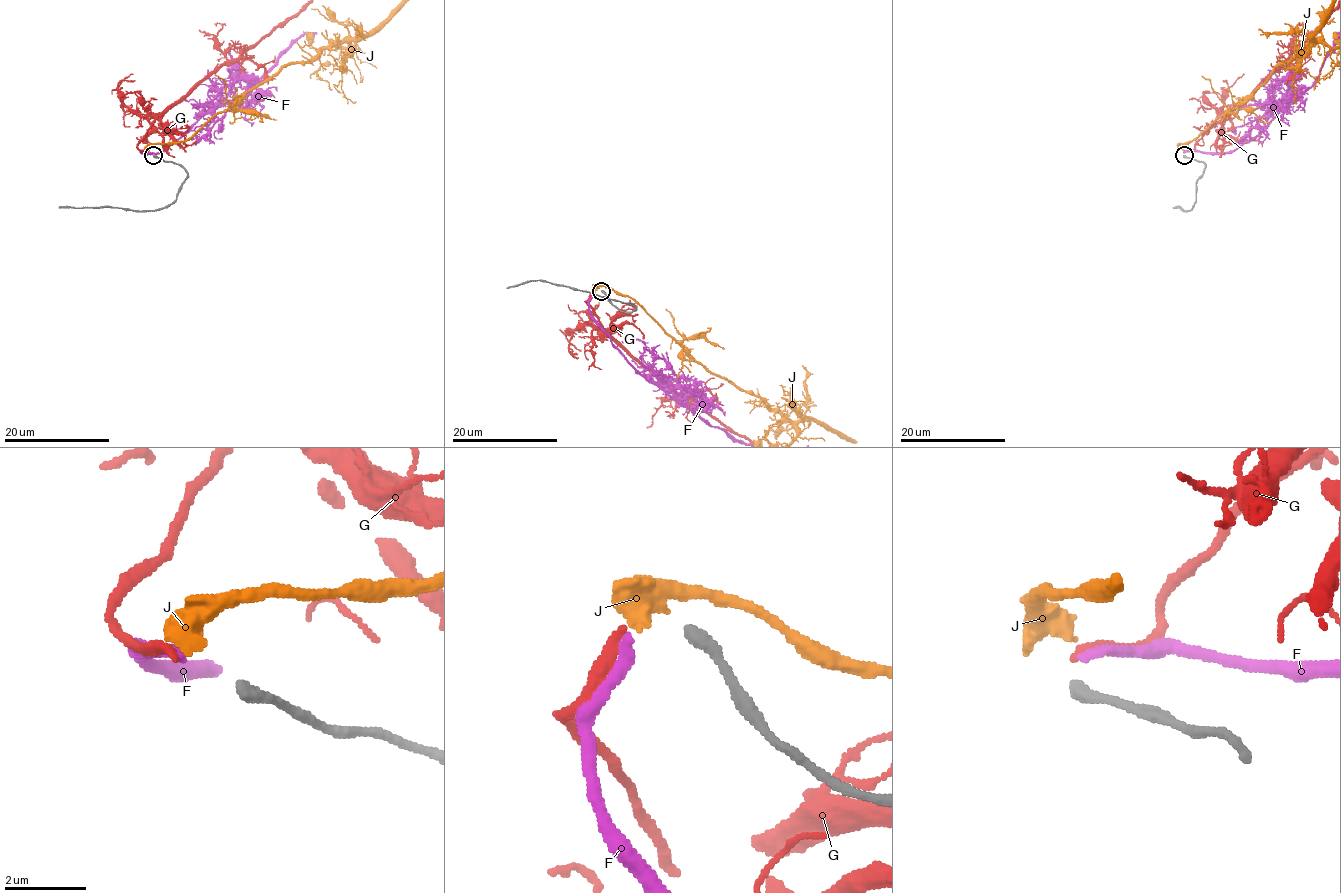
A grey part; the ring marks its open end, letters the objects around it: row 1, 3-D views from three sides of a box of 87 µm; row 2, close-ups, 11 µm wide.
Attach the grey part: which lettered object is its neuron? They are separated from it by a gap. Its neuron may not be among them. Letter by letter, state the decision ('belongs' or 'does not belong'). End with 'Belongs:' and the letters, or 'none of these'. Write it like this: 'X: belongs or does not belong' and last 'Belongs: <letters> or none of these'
F: belongs
G: does not belong
J: does not belong
Belongs: F

